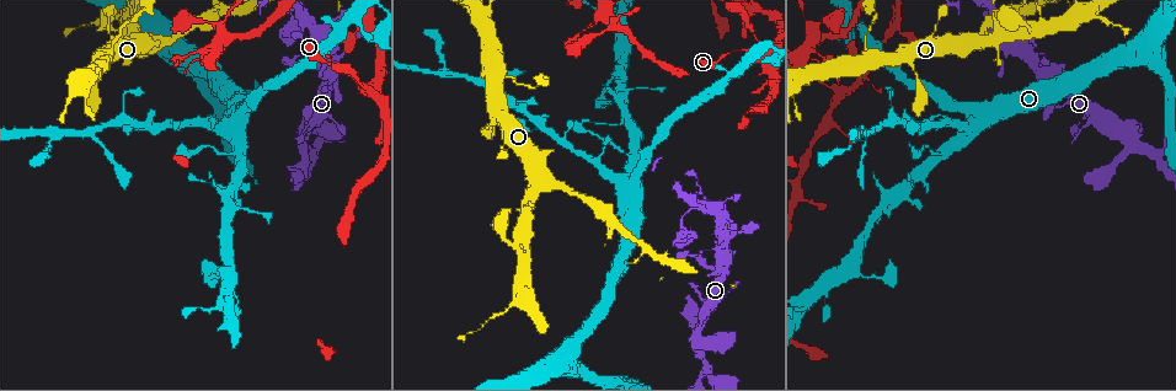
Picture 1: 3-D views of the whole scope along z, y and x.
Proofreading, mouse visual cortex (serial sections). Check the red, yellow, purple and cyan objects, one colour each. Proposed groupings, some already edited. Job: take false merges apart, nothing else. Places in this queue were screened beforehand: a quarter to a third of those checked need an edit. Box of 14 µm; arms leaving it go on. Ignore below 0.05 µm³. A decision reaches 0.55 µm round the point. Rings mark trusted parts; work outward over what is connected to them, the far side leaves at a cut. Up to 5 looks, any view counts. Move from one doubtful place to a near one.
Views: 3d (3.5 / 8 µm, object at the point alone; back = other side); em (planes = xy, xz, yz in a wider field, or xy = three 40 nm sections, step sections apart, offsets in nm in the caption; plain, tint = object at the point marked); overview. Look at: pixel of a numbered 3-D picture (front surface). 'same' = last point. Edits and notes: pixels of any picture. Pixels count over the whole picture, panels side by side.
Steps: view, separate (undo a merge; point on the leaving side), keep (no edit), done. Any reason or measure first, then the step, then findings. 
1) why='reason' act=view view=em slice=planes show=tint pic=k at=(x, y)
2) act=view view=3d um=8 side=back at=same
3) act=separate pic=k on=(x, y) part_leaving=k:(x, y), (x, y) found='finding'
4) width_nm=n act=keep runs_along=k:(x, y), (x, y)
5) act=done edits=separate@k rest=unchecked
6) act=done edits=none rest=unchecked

why='three arms meet' act=view view=3d um=3.5 pic=1 at=(633, 153)

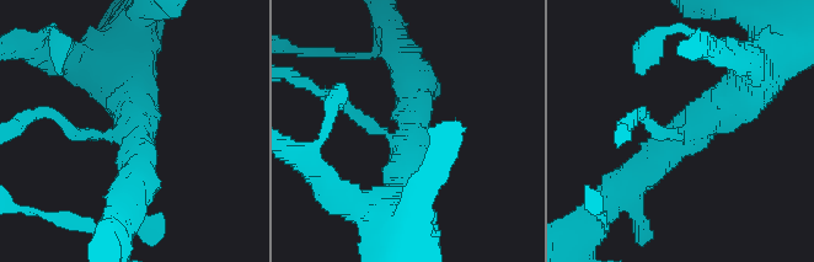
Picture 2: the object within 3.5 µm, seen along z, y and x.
arms=3 arm_widths_nm=200,400,500 act=view view=em slice=xy step=2 show=tint pic=2 at=(689, 131)

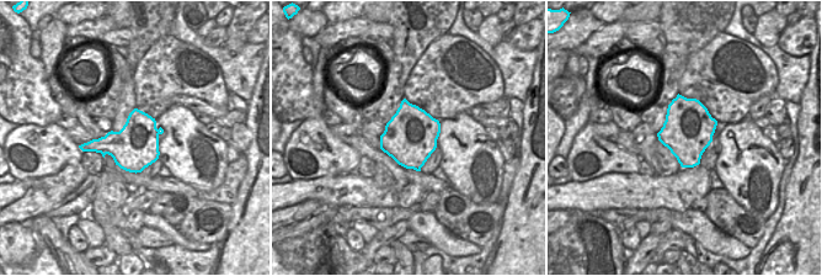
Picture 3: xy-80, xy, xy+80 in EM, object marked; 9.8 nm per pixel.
width_nm=500 act=keep runs_along=2:(753, 80), (630, 182) found='continuous, no second cell'

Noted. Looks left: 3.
why='abrupt turn' act=view view=3d um=8 side=back pic=1 at=(369, 90)

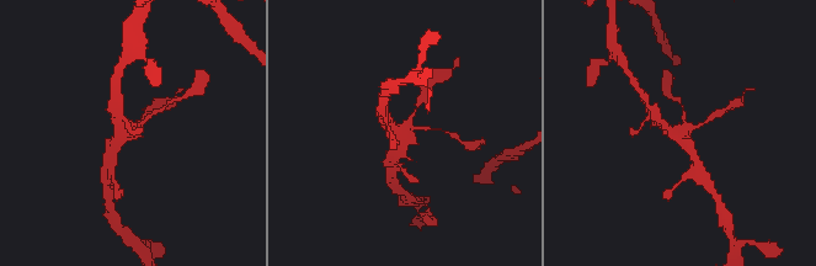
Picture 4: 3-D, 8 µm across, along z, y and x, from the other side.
arms=4 arm_widths_nm=150,150,250,300 why='need the tissue' act=view view=em slice=planes show=tint pic=4 at=(680, 131)

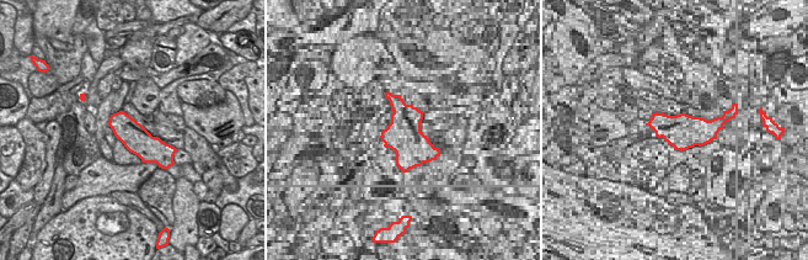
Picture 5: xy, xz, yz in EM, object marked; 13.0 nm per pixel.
act=keep runs_along=4:(159, 110), (136, 124), (107, 154) found='continuous, no second cell'

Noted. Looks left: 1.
act=done edits=none rest=unchecked

